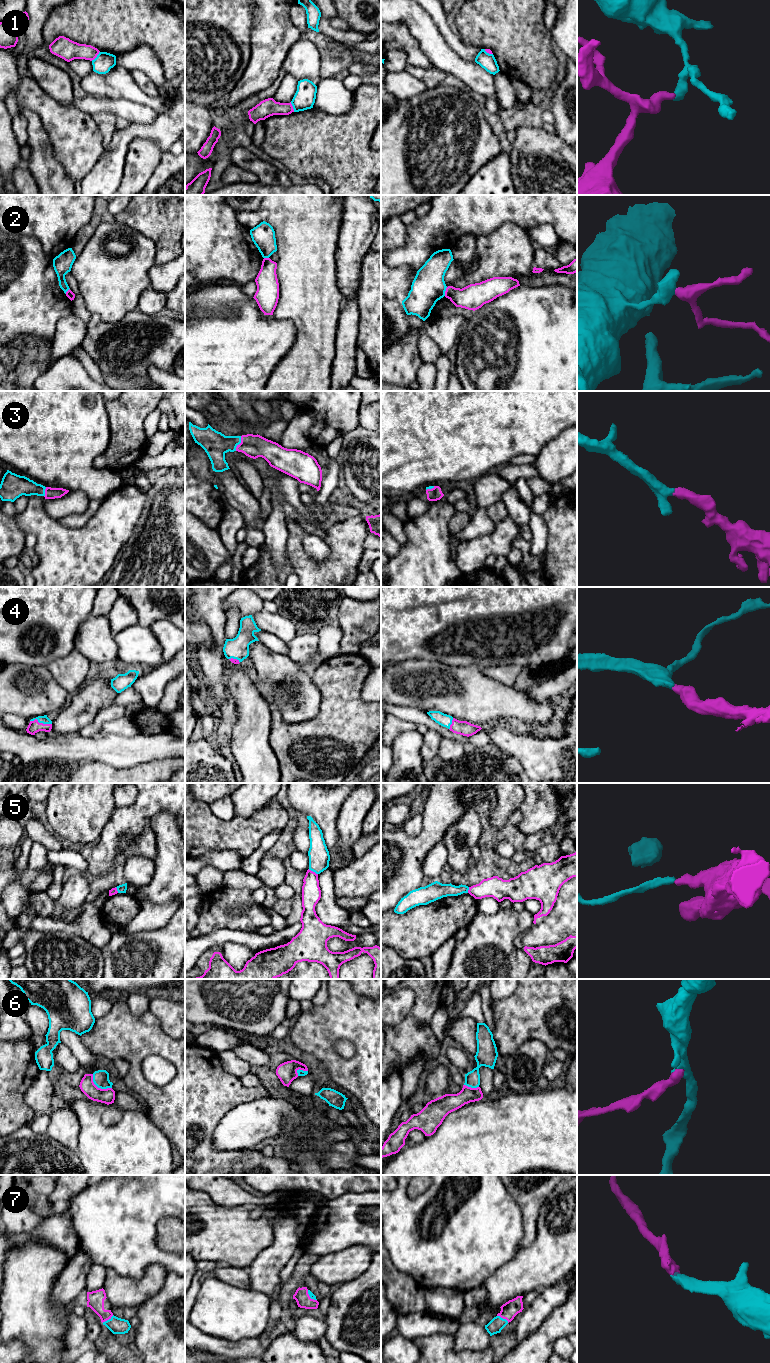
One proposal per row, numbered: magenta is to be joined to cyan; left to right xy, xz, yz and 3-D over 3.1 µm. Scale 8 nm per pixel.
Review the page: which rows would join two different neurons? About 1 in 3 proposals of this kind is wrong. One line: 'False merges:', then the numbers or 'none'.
False merges: 1, 2, 5, 6

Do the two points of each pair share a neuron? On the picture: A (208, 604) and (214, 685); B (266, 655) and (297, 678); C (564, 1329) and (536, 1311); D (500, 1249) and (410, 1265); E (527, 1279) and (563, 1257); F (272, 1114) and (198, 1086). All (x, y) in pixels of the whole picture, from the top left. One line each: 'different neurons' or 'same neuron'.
A: same neuron
B: same neuron
C: different neurons
D: same neuron
E: same neuron
F: different neurons

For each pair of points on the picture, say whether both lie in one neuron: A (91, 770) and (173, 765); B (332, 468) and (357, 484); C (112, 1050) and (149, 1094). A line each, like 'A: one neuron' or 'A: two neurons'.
A: one neuron
B: two neurons
C: one neuron

